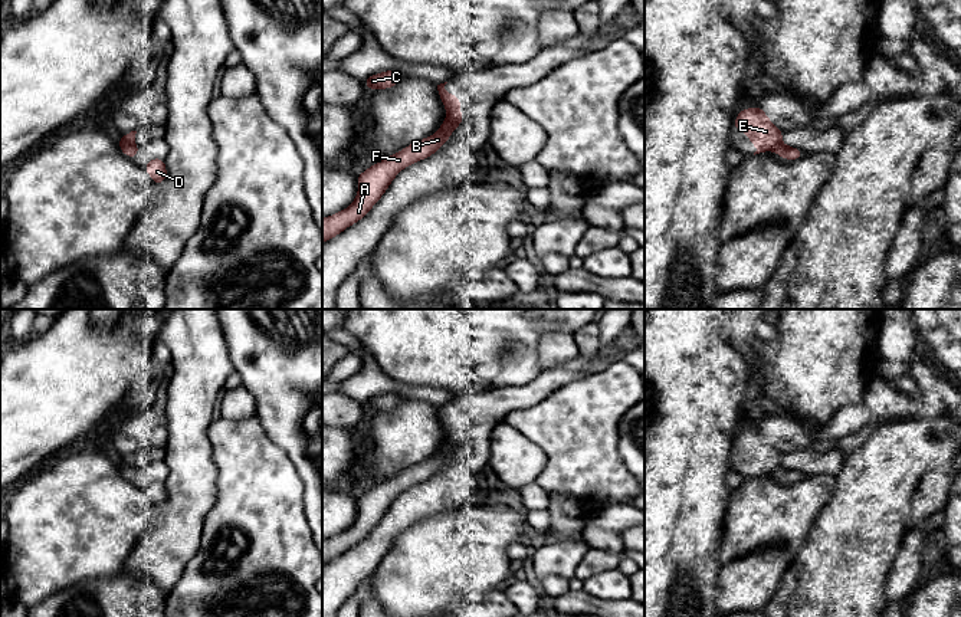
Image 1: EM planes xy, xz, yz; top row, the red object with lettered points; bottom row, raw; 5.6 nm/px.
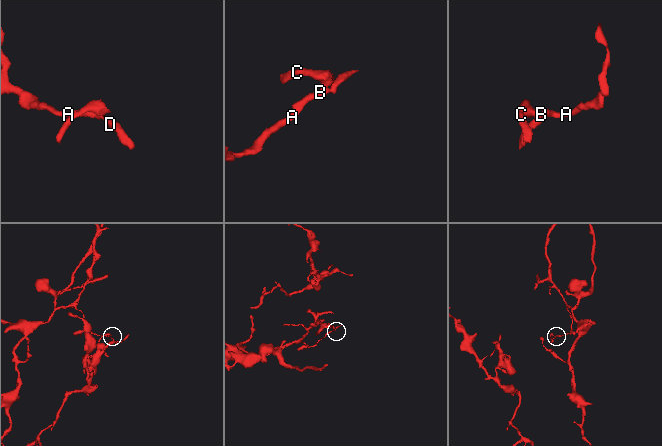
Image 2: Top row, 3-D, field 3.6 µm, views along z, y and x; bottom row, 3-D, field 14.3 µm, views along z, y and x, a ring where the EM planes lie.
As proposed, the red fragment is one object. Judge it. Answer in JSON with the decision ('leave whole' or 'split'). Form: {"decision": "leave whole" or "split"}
{"decision": "split"}

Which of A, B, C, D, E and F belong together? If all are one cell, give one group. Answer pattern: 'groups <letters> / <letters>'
groups A B D F / C E

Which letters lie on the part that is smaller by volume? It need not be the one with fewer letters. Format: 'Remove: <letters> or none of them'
Remove: C, E

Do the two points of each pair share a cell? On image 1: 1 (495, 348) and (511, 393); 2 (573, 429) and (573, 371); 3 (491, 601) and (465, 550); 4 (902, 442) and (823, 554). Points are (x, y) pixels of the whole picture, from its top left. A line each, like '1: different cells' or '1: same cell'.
1: different cells
2: different cells
3: different cells
4: same cell

